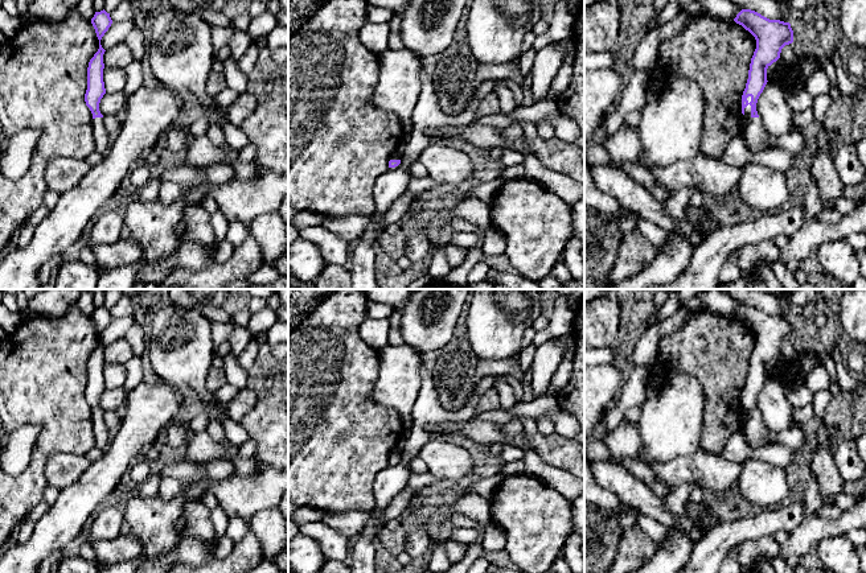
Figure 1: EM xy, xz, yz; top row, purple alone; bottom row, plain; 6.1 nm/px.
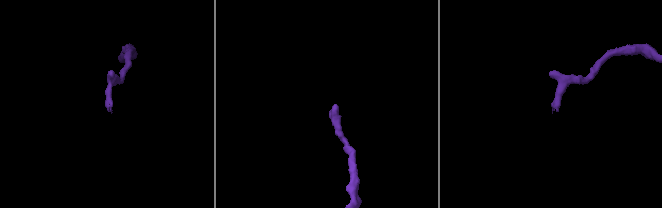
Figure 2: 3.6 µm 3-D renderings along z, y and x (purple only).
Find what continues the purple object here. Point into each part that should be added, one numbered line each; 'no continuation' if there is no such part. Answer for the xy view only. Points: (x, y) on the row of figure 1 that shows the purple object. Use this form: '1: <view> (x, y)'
1: xy (102, 137)

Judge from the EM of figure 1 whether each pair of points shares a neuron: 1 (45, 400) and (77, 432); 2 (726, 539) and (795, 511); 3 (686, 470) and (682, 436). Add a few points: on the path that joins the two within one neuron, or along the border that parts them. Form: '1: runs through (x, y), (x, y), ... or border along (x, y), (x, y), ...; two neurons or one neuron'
1: runs through (53, 408), (69, 424); one neuron
2: runs through (743, 530), (778, 519); one neuron
3: border along (700, 448), (692, 453), (655, 462); two neurons

